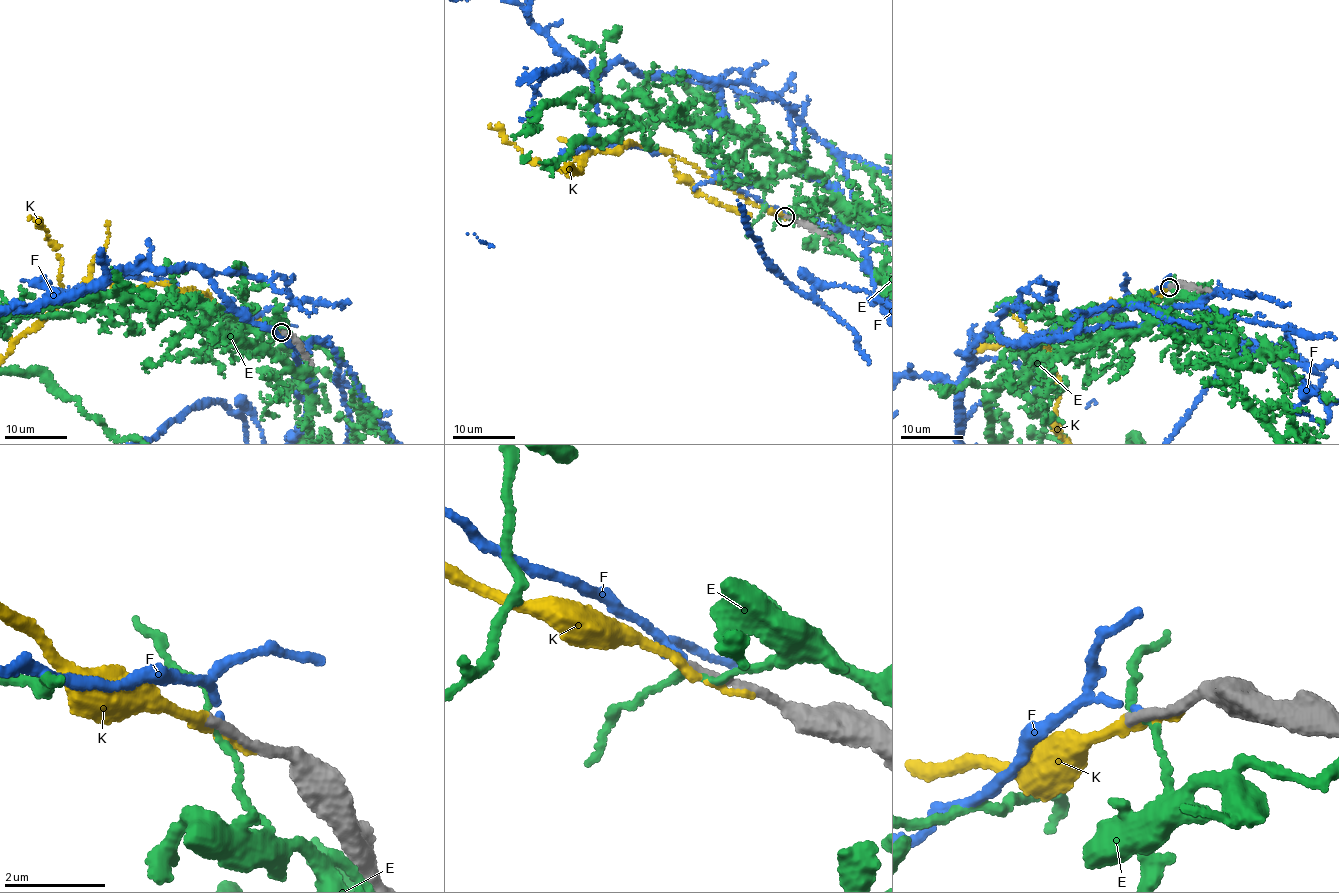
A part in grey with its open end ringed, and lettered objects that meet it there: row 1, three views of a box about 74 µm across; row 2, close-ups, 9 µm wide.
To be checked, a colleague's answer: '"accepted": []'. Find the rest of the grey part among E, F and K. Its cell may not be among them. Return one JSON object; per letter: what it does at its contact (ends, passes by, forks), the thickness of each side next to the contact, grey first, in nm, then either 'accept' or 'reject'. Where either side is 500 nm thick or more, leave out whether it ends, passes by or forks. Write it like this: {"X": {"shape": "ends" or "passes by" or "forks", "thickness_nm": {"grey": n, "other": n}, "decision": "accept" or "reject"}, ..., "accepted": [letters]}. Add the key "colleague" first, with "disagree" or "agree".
{"colleague": "disagree", "E": {"shape": "passes by", "thickness_nm": {"grey": 200, "other": 100}, "decision": "reject"}, "F": {"shape": "ends", "thickness_nm": {"grey": 200, "other": 100}, "decision": "reject"}, "K": {"shape": "ends", "thickness_nm": {"grey": 240, "other": 180}, "decision": "accept"}, "accepted": ["K"]}

